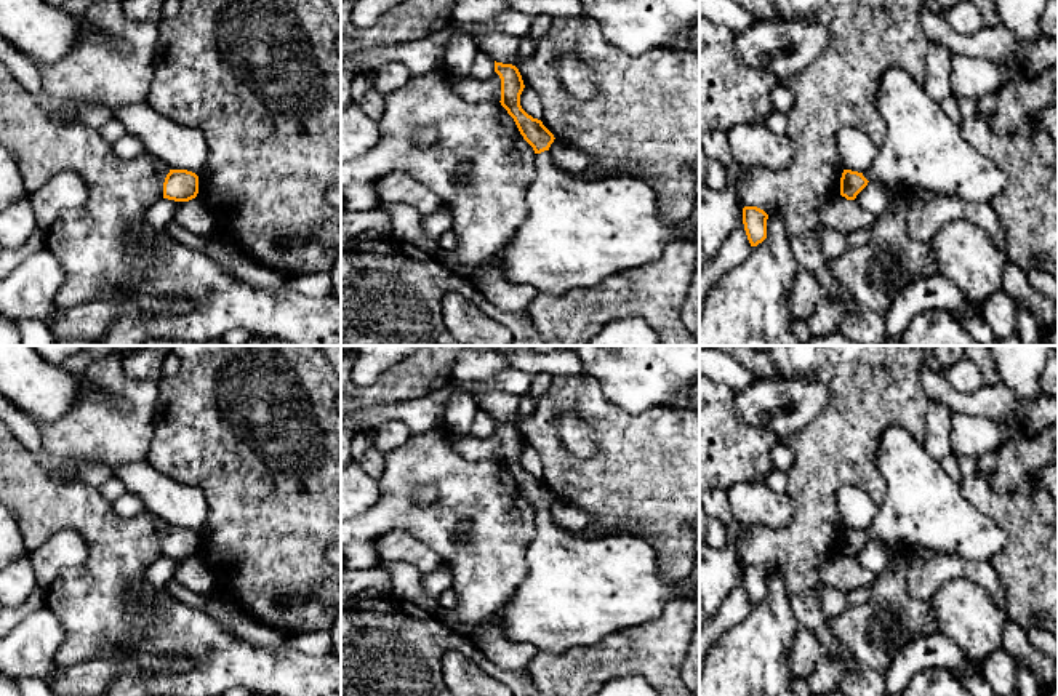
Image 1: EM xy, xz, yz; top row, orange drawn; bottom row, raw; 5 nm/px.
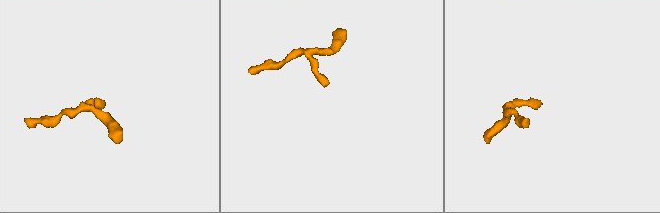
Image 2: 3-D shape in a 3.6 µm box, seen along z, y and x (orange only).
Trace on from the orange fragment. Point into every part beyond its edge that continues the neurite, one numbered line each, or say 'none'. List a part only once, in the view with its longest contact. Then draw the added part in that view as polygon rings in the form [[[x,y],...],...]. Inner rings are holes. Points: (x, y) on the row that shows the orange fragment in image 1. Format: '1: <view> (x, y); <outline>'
1: xz (577, 232); [[[549,150],[535,154],[535,165],[536,176],[527,192],[527,216],[507,245],[491,258],[514,285],[563,296],[658,261],[671,240],[699,235],[699,222],[664,222],[658,214],[656,192],[643,179],[615,174],[584,181],[562,170]]]

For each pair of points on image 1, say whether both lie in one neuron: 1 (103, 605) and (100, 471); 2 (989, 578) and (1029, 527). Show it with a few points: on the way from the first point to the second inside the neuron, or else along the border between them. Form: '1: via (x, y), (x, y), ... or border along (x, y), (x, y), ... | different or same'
1: border along (61, 479), (82, 480), (98, 488) | different
2: border along (989, 560), (1004, 588), (1007, 605) | different

